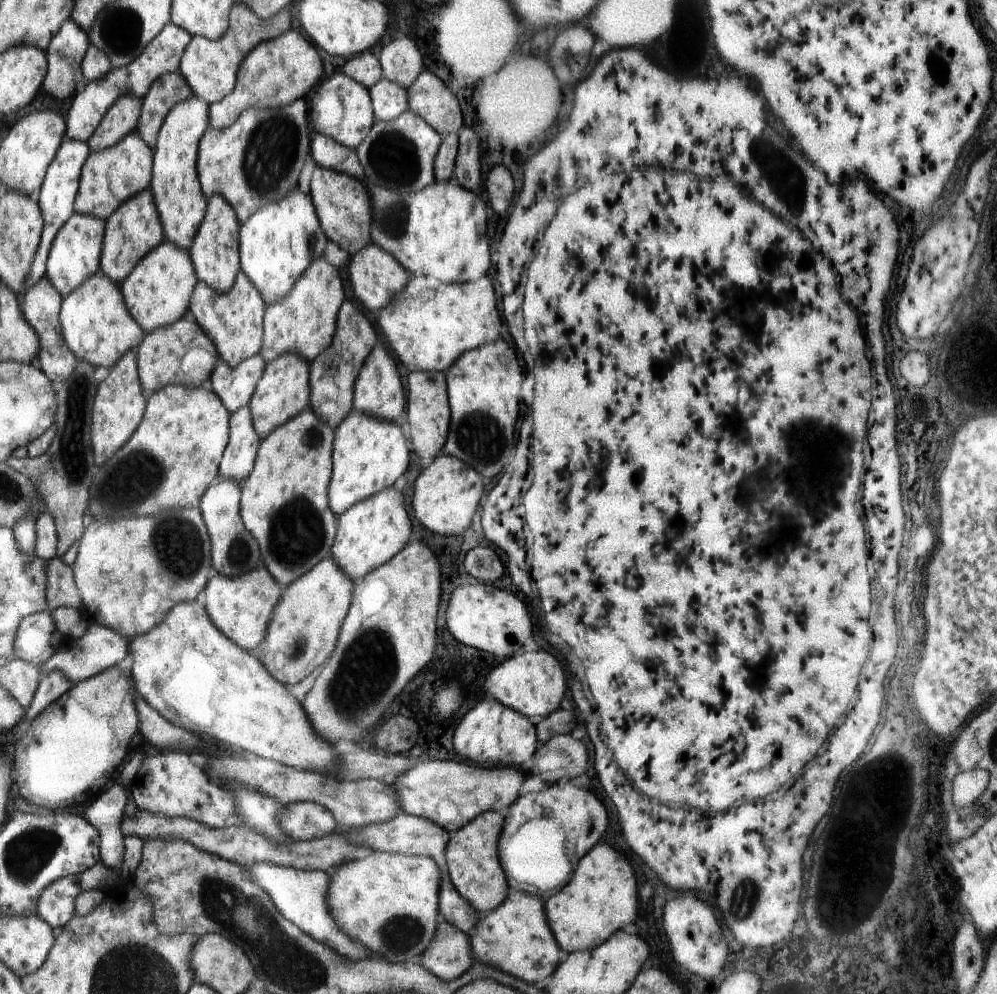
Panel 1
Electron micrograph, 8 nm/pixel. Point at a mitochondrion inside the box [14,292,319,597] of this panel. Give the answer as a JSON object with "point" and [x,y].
{"point":[136,477]}

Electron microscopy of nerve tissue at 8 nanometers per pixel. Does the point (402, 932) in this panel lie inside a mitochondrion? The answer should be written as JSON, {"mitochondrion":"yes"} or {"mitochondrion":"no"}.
{"mitochondrion":"yes"}

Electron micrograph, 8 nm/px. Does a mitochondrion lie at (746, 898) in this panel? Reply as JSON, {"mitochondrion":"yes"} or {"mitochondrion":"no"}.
{"mitochondrion":"yes"}

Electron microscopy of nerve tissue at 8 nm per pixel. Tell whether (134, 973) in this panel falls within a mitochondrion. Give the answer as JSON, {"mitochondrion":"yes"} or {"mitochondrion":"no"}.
{"mitochondrion":"yes"}

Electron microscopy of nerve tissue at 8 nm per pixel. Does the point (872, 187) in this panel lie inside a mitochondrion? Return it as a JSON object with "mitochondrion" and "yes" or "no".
{"mitochondrion":"no"}

